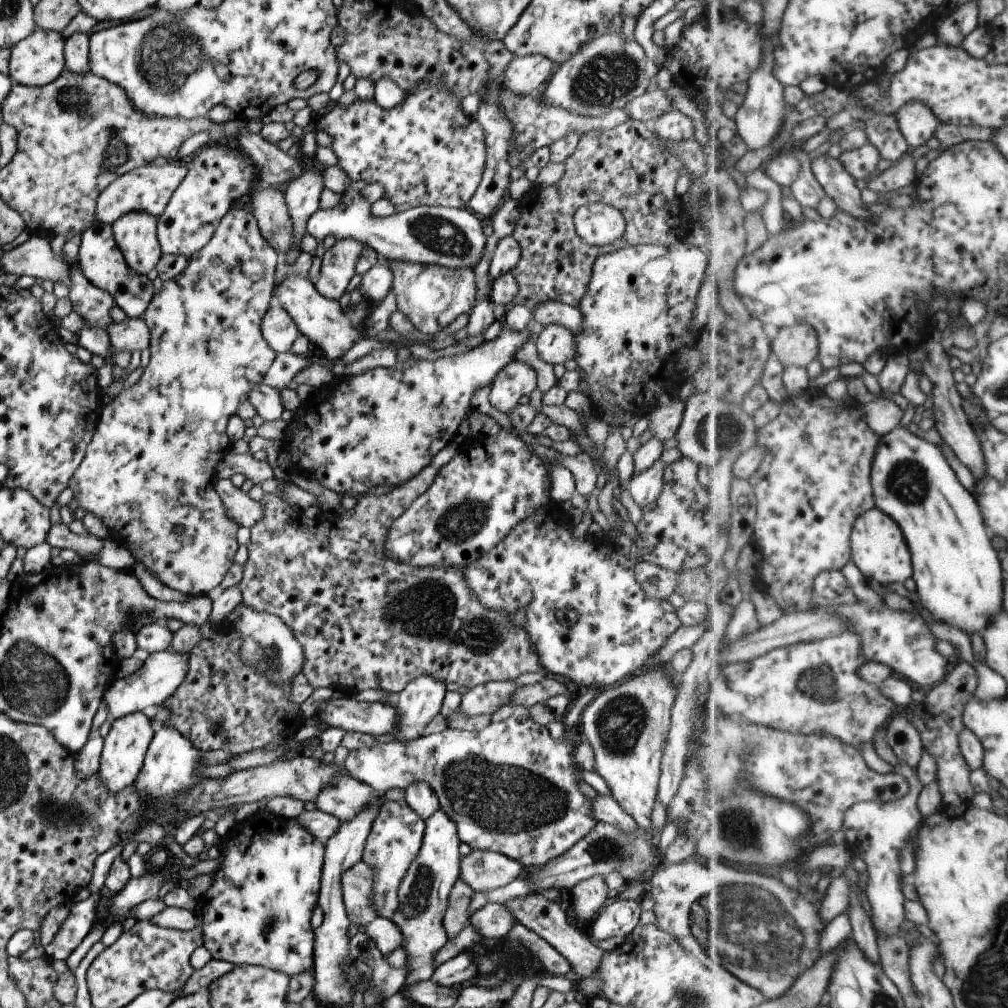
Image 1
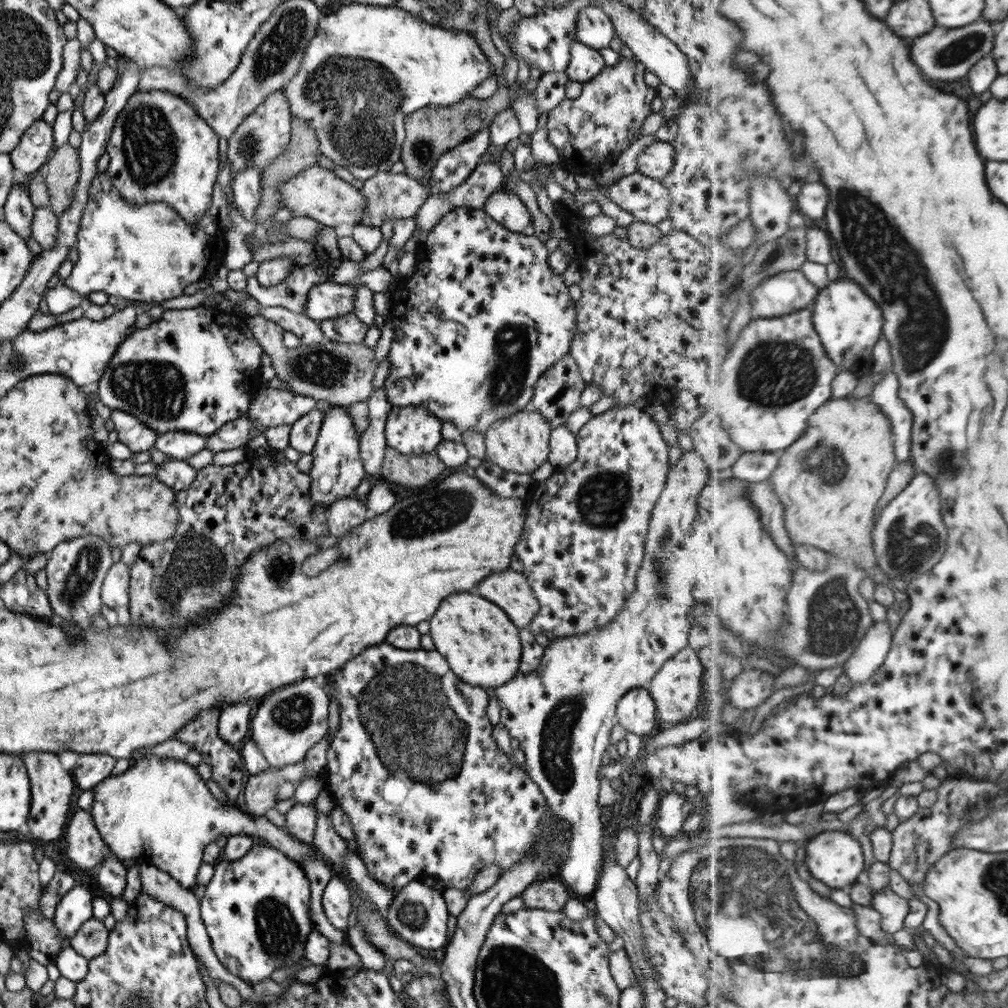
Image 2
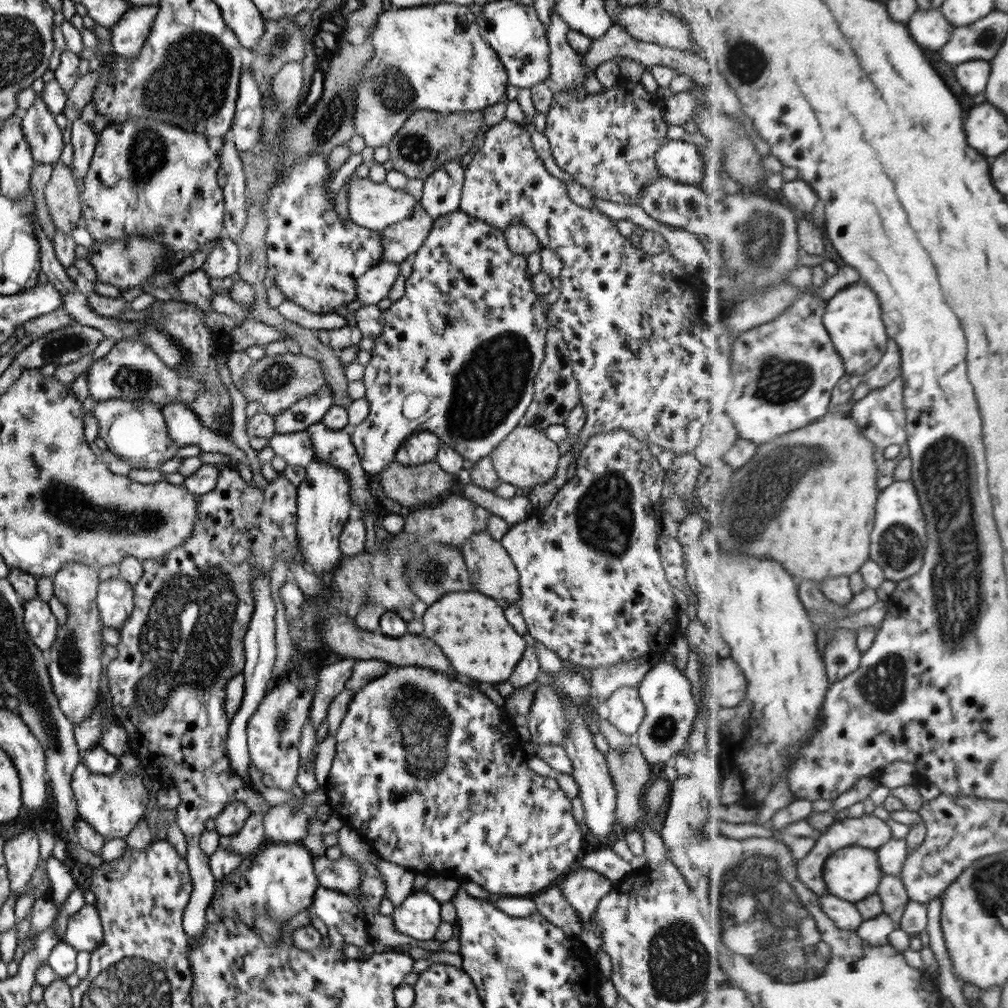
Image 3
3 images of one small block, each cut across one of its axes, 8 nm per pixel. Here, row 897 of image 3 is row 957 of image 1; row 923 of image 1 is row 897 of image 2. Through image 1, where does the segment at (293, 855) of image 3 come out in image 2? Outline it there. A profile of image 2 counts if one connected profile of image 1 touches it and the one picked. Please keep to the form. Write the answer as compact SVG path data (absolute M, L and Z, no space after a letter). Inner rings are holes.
M259 842L256 843L243 858L236 861L223 860L215 865L214 875L210 882L205 886L204 894L199 896L199 907L202 922L205 924L208 936L212 942L212 948L216 956L220 958L220 962L224 964L224 968L234 974L234 976L238 976L238 978L243 980L246 984L256 987L259 982L264 982L266 978L270 978L272 972L274 972L276 968L282 968L282 966L294 966L300 962L305 964L307 961L304 954L304 946L306 946L306 938L308 938L308 934L315 928L310 916L310 899L310 880L299 863L292 861L286 854L284 854L284 852L281 852L268 844Z

